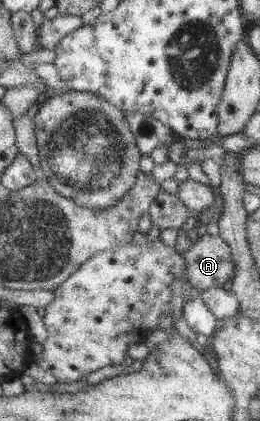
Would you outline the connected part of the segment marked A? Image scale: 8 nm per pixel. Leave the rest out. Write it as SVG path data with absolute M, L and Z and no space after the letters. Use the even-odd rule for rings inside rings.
M204 235L184 253L187 281L193 288L205 292L222 288L236 275L236 261L232 249L223 239Z

